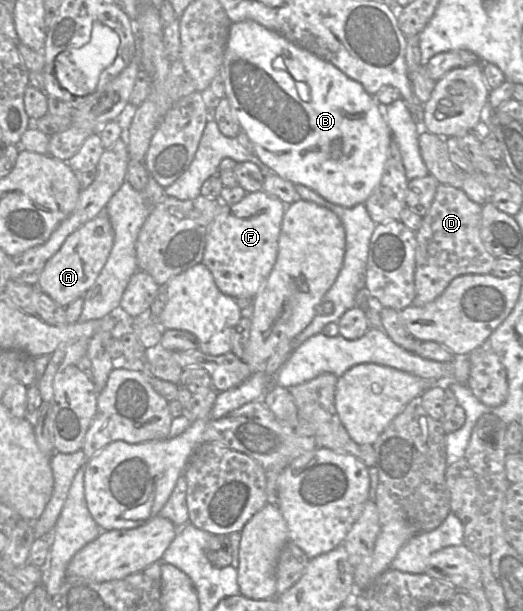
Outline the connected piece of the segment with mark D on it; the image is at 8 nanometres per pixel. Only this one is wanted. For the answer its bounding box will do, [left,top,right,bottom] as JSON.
[412,185,496,306]

